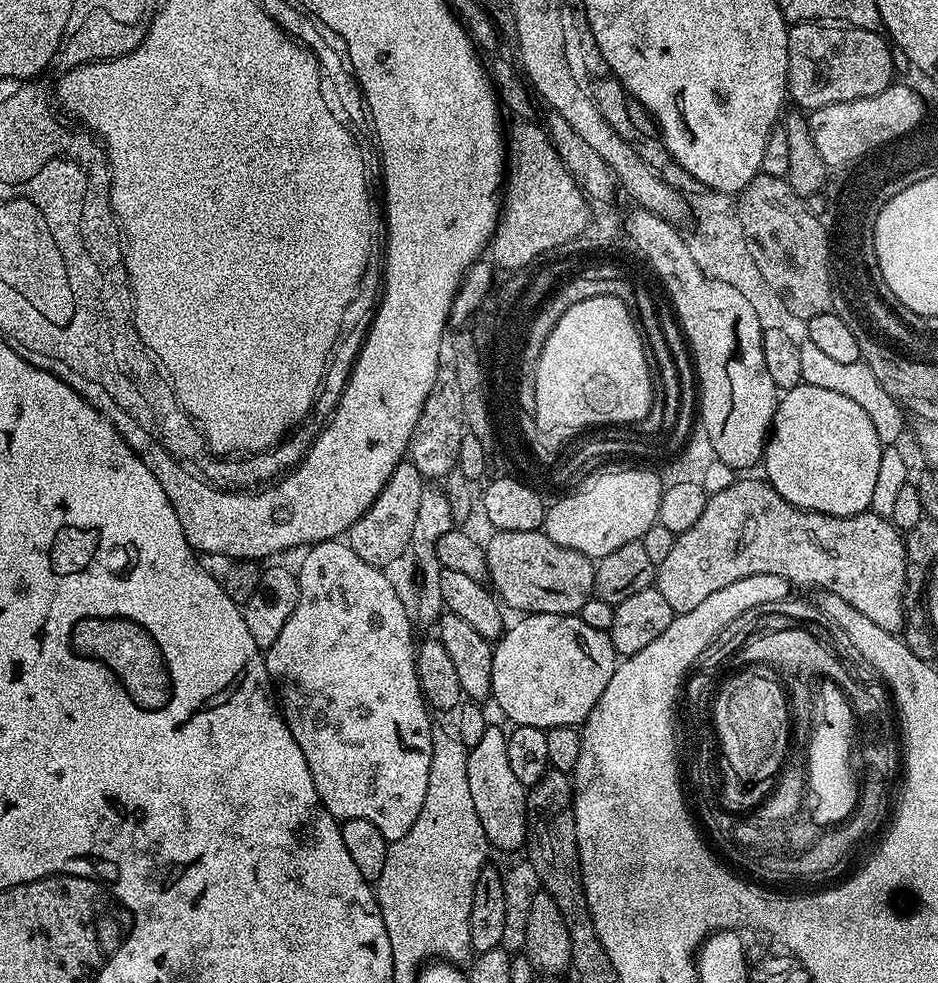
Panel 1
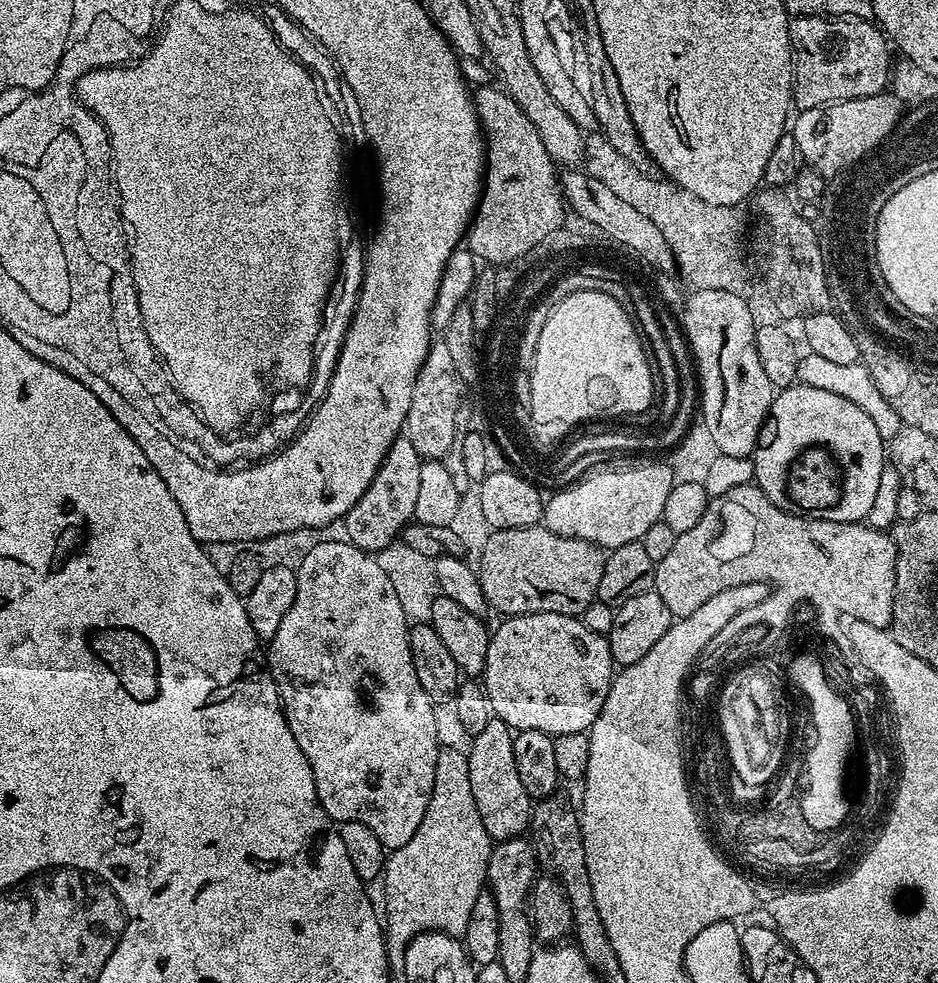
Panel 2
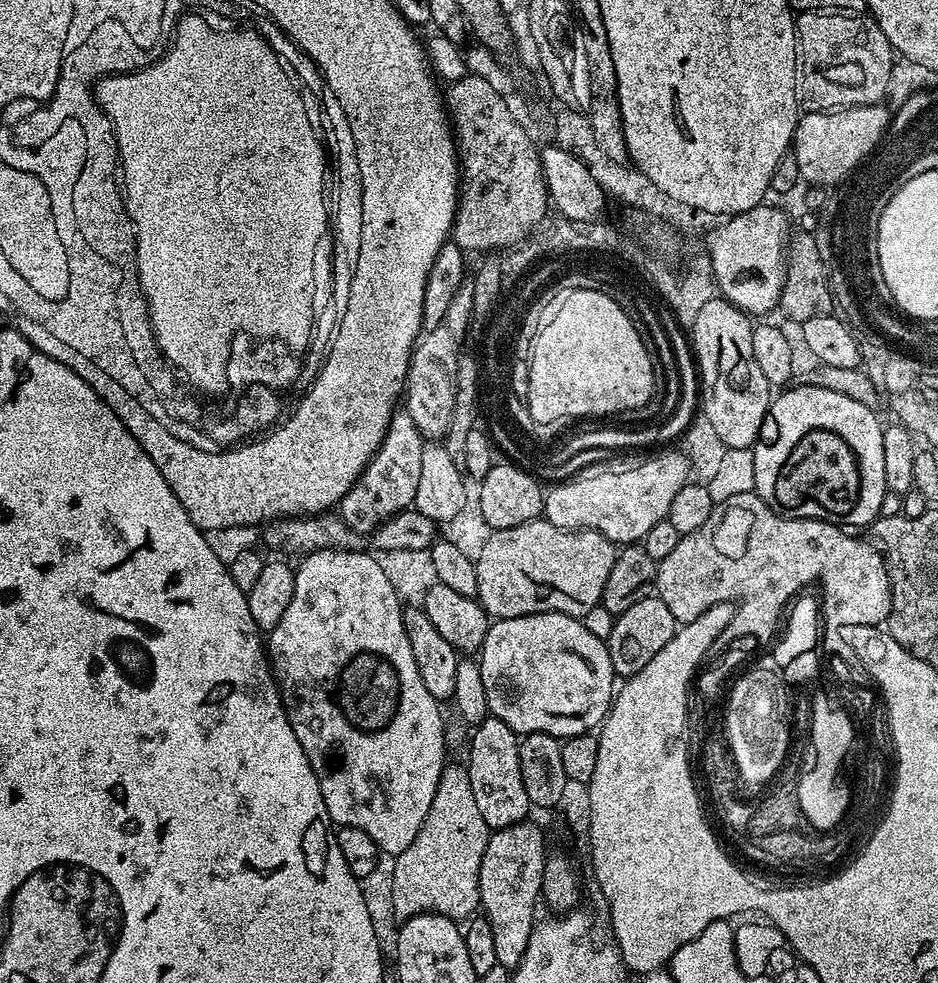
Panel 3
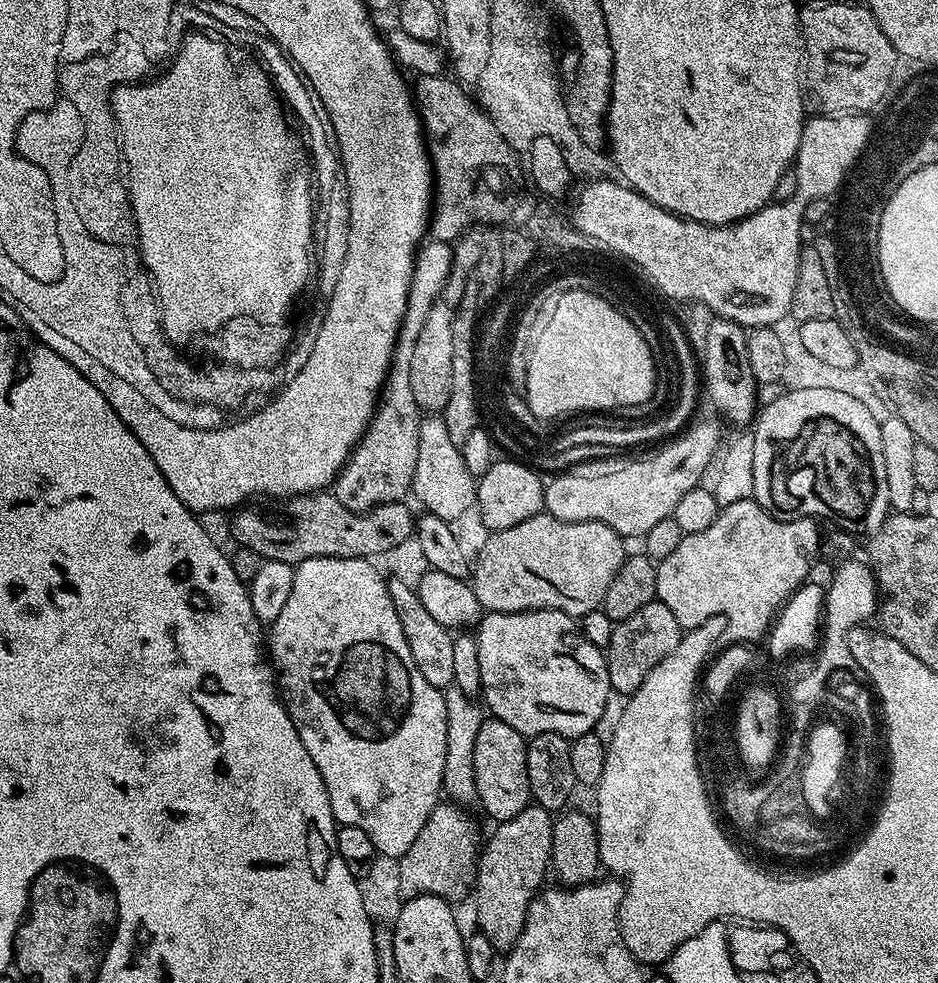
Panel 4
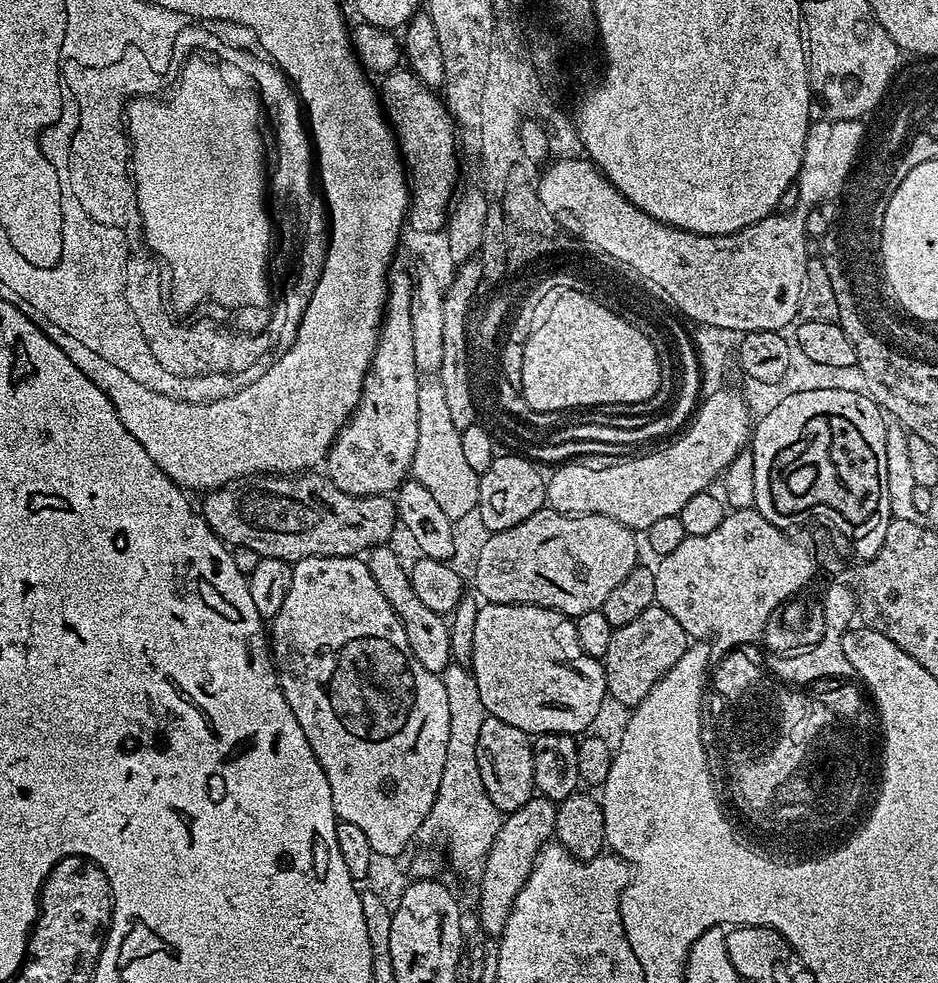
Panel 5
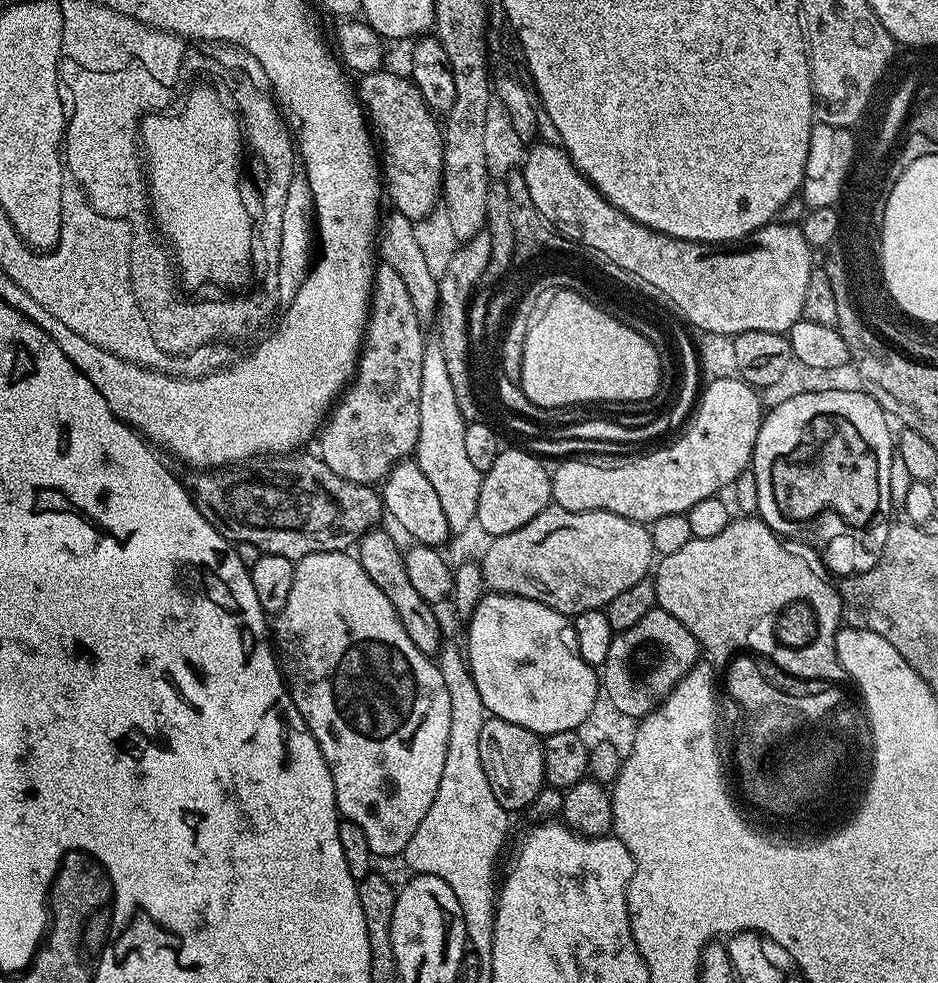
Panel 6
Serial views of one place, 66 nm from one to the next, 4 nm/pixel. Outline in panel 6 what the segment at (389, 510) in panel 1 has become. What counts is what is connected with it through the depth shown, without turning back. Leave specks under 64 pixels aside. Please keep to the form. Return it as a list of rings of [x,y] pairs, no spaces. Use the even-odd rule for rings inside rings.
[[[381,263],[375,269],[368,322],[364,325],[364,339],[360,345],[354,379],[340,393],[318,429],[320,460],[326,462],[326,466],[338,474],[338,478],[346,478],[355,484],[376,486],[395,464],[415,453],[419,432],[419,386],[426,343],[420,329],[422,323],[416,317],[410,293],[401,275],[394,270],[394,266]]]

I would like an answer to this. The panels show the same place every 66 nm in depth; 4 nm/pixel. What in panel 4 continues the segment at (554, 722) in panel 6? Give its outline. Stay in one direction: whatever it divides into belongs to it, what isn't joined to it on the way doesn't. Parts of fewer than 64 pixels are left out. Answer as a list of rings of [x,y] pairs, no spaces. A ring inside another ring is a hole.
[[[549,608],[534,610],[533,612],[490,612],[481,615],[478,631],[480,633],[476,632],[474,637],[478,650],[478,663],[481,666],[480,692],[482,697],[484,696],[485,702],[488,703],[489,710],[492,711],[489,713],[495,719],[506,722],[506,726],[514,726],[514,730],[518,730],[525,738],[546,734],[547,732],[575,738],[595,729],[599,720],[603,717],[603,711],[606,710],[609,696],[613,695],[613,690],[610,686],[610,674],[608,673],[608,662],[605,653],[582,635],[577,621],[573,617]]]

